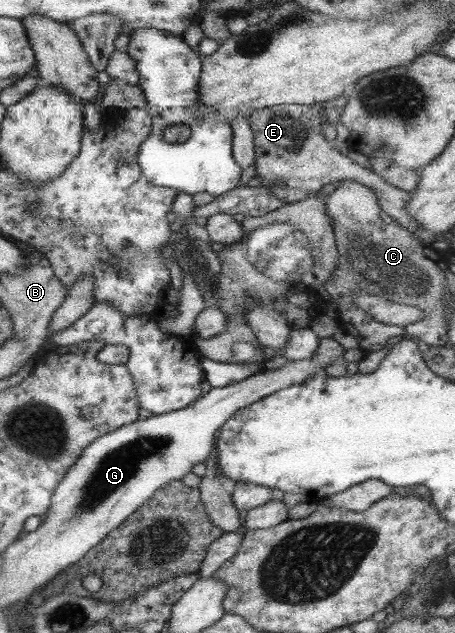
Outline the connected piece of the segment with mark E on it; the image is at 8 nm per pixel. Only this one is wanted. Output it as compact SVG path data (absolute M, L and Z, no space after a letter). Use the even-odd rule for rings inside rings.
M322 102L310 105L280 104L258 108L250 111L247 120L253 134L255 154L253 163L256 165L255 176L260 178L259 185L269 190L281 203L288 204L314 196L326 183L350 180L367 187L376 197L380 210L394 219L400 227L408 230L411 234L418 232L418 225L405 211L407 202L411 200L410 192L405 192L392 187L392 185L388 185L388 183L378 175L375 175L371 170L366 170L357 165L354 161L351 161L349 156L343 156L333 148L331 143L325 141L321 132L321 123L325 120ZM276 181L284 182L285 186L278 187Z

